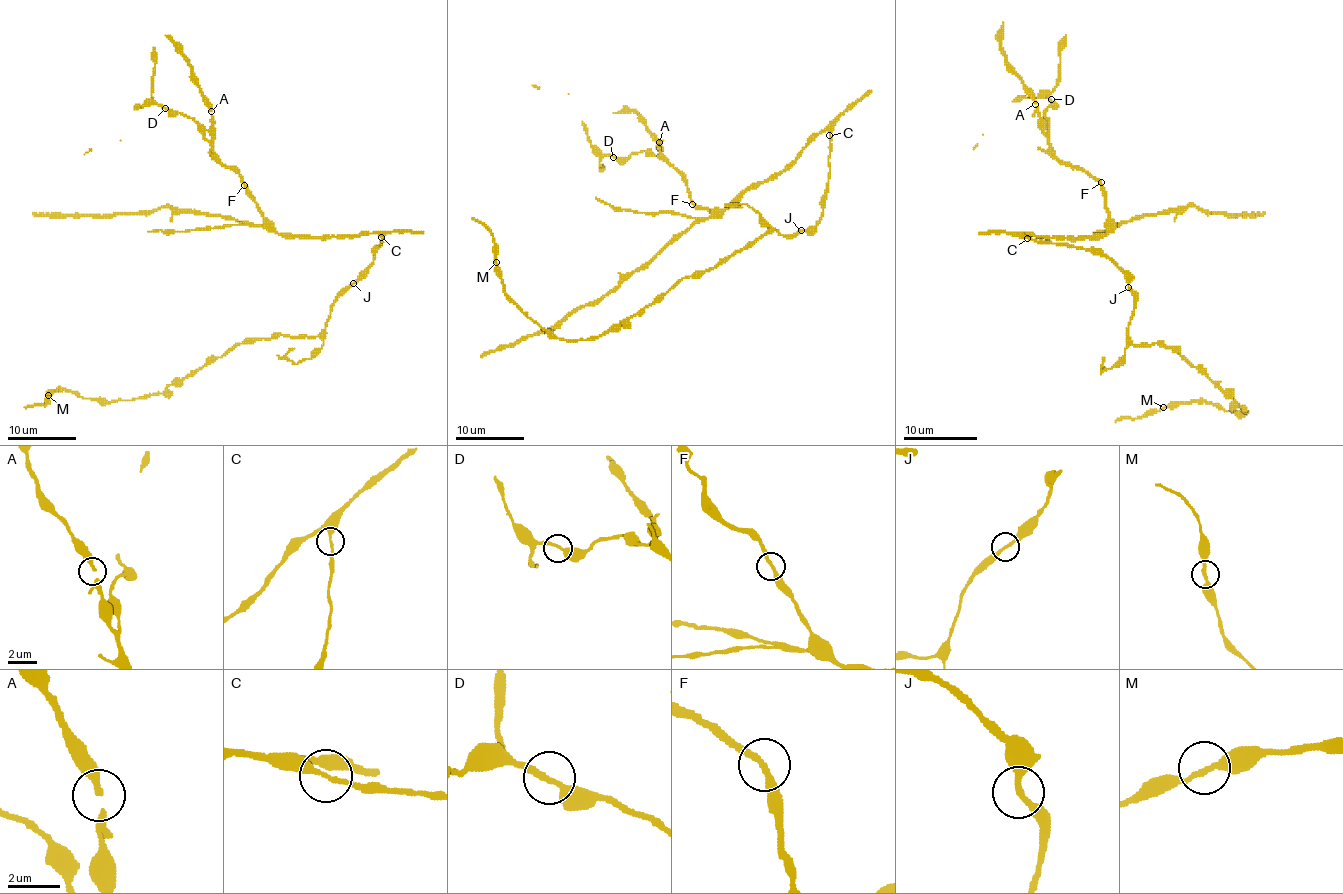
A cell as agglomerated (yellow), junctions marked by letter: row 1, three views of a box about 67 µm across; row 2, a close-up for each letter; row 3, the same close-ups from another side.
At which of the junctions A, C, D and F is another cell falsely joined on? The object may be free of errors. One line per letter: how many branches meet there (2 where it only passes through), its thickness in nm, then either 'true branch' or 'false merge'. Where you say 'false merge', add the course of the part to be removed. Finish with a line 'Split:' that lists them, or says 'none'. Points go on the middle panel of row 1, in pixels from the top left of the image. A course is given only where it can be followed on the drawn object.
A: 2 branches meet; 200 nm thick; true branch
C: 2 branches meet; 240 nm thick; true branch
D: 2 branches meet; 260 nm thick; true branch
F: 2 branches meet; 240 nm thick; true branch
Split: none

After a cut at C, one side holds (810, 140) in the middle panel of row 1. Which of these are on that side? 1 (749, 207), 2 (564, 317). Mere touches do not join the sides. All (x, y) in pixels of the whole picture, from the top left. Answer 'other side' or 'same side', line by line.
1: other side
2: same side

